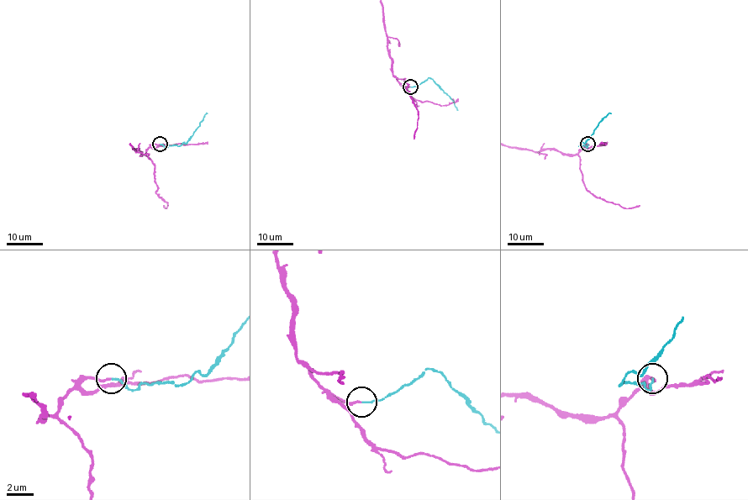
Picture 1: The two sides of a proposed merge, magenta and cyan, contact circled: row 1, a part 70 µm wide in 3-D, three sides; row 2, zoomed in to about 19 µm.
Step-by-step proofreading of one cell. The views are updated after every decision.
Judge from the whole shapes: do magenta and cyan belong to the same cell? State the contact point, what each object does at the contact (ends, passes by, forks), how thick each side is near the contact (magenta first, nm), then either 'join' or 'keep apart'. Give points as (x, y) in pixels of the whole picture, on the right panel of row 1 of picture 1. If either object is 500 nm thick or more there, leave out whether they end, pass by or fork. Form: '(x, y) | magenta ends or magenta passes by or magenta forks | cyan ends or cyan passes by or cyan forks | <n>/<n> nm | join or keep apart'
(587, 144) | magenta ends | cyan ends | 170/110 nm | join

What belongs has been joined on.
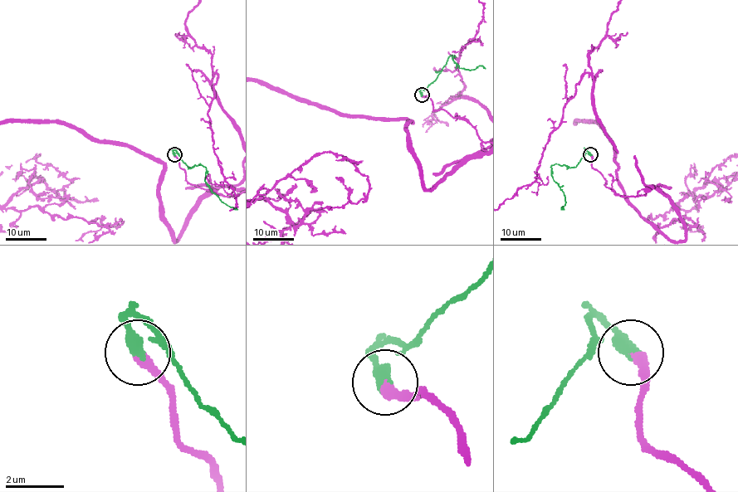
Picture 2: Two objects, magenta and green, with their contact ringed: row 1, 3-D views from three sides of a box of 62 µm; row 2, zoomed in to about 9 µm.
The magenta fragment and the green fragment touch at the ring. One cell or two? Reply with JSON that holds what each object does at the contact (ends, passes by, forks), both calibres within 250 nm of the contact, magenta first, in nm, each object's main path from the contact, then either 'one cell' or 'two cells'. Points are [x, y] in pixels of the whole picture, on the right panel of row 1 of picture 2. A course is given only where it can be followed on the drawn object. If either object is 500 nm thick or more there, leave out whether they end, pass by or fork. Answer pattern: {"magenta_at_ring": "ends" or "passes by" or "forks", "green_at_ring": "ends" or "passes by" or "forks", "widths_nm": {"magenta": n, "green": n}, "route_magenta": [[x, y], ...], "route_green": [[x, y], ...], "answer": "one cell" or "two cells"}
{"magenta_at_ring": "ends", "green_at_ring": "ends", "widths_nm": {"magenta": 380, "green": 460}, "route_green": [[590, 154], [585, 149], [575, 167], [551, 166], [553, 180], [564, 191], [565, 203], [561, 208], [564, 210]], "answer": "one cell"}

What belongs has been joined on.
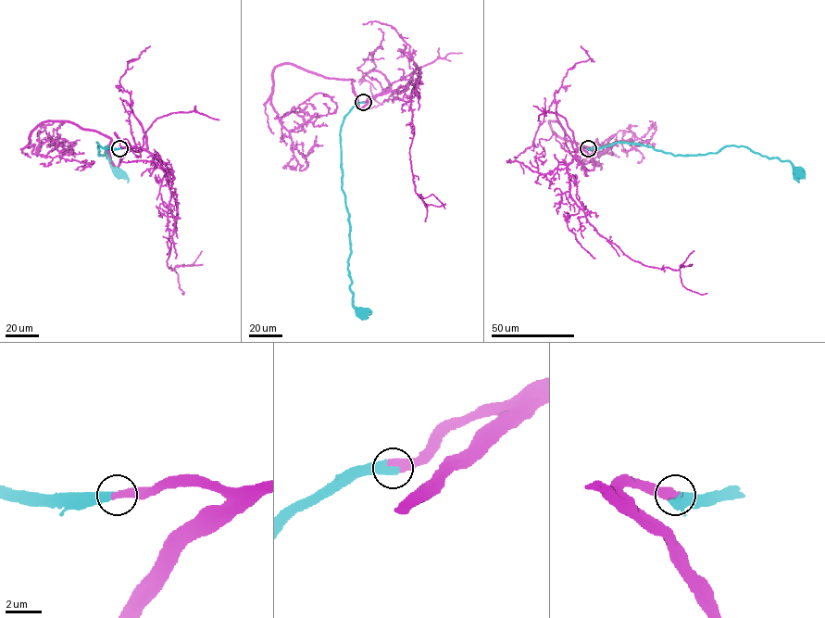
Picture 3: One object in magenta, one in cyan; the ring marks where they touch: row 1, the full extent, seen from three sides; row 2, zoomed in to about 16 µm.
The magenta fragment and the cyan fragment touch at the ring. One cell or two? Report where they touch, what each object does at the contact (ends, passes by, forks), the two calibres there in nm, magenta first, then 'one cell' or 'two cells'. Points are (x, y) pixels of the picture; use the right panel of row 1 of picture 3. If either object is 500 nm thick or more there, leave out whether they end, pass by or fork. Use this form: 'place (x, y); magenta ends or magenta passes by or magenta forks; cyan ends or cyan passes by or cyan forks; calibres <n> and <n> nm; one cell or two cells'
place (588, 148); magenta ends; cyan ends; calibres 480 and 480 nm; one cell

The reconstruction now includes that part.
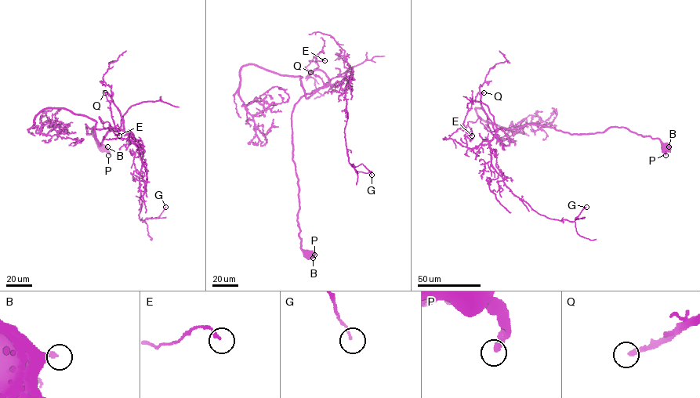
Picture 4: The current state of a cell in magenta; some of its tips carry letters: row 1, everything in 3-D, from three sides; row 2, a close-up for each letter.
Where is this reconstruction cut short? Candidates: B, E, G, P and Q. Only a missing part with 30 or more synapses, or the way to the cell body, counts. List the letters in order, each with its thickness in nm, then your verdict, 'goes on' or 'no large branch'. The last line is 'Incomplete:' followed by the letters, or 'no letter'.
B: calibre 140 nm; no large branch
E: calibre 150 nm; no large branch
G: calibre 100 nm; no large branch
P: calibre 320 nm; no large branch
Q: calibre 280 nm; goes on
Incomplete: Q

